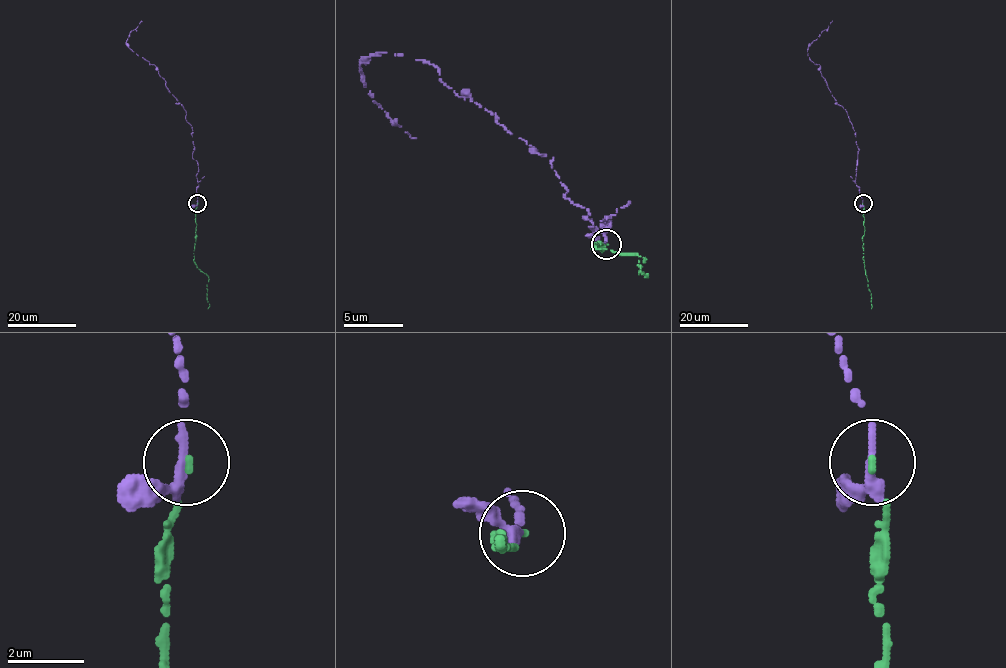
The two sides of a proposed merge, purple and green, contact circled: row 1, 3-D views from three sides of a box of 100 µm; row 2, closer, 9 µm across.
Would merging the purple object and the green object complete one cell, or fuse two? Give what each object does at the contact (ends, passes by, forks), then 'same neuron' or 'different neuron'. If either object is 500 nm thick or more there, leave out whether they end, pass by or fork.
purple passes by | green ends | same neuron

